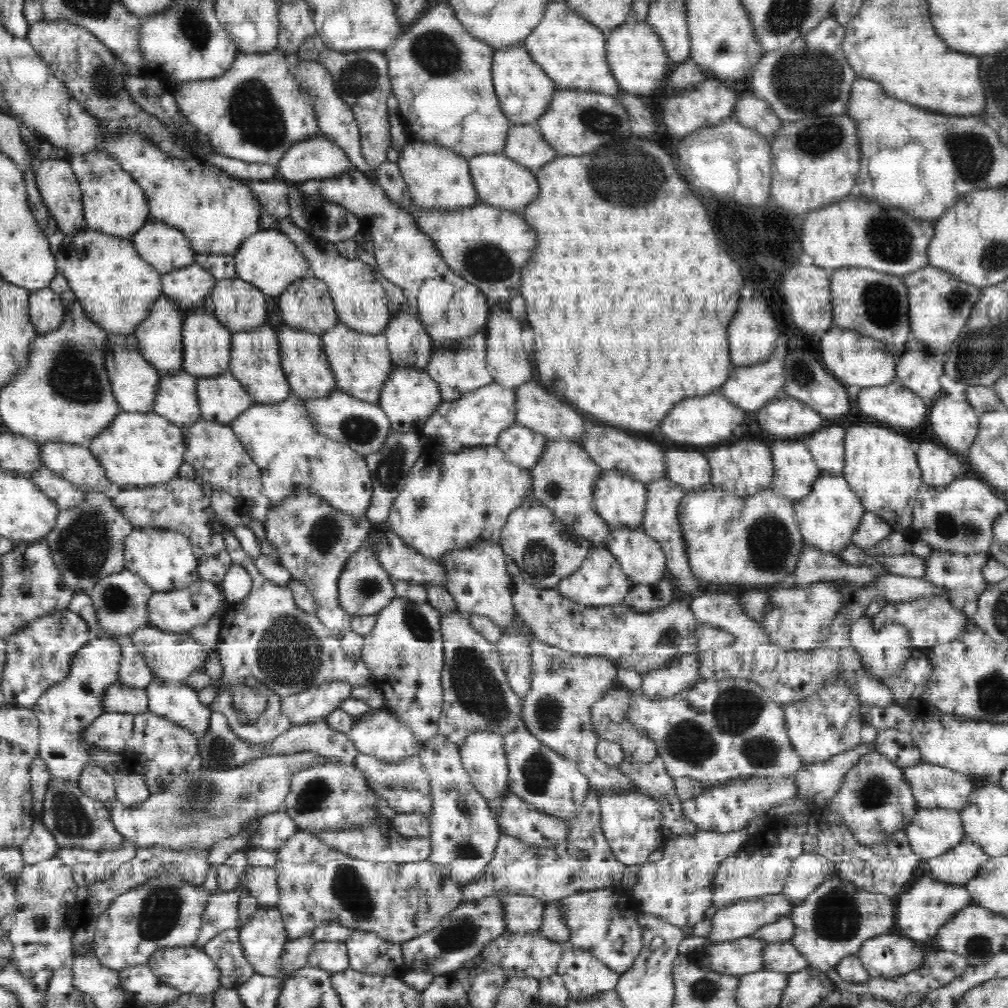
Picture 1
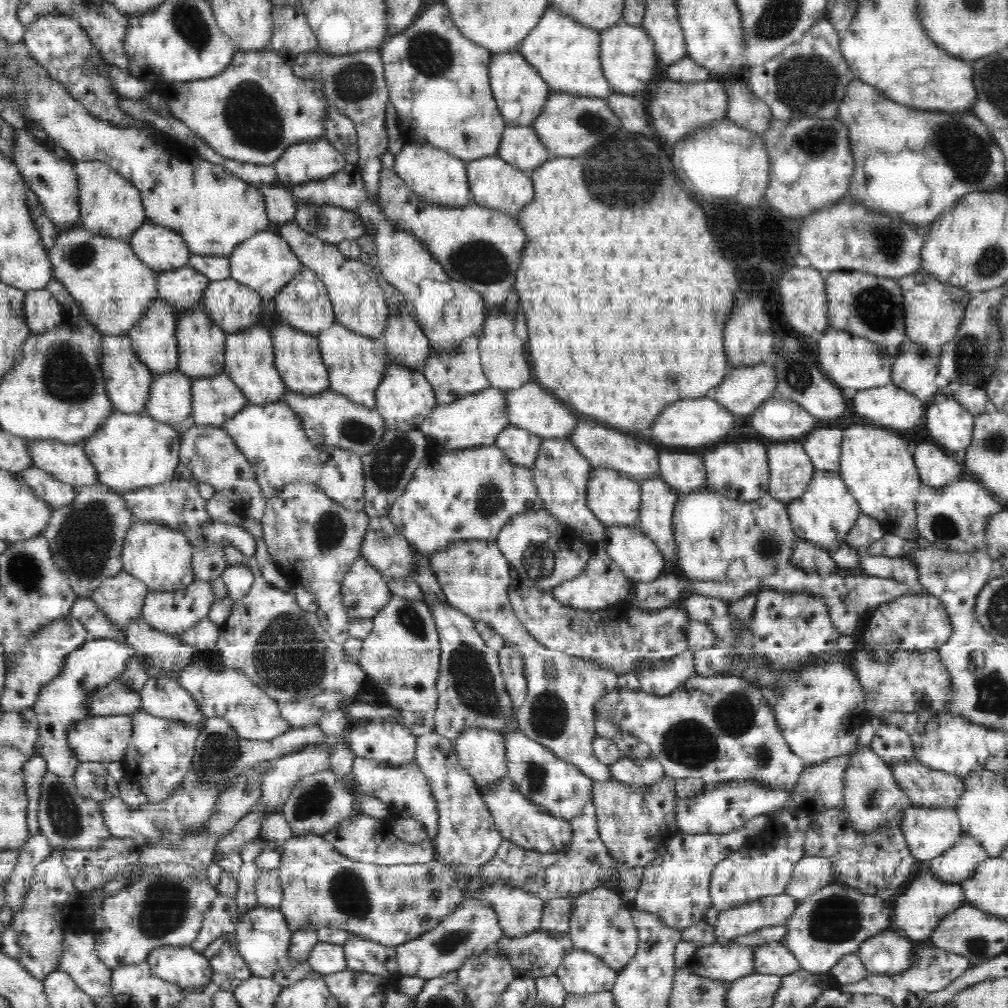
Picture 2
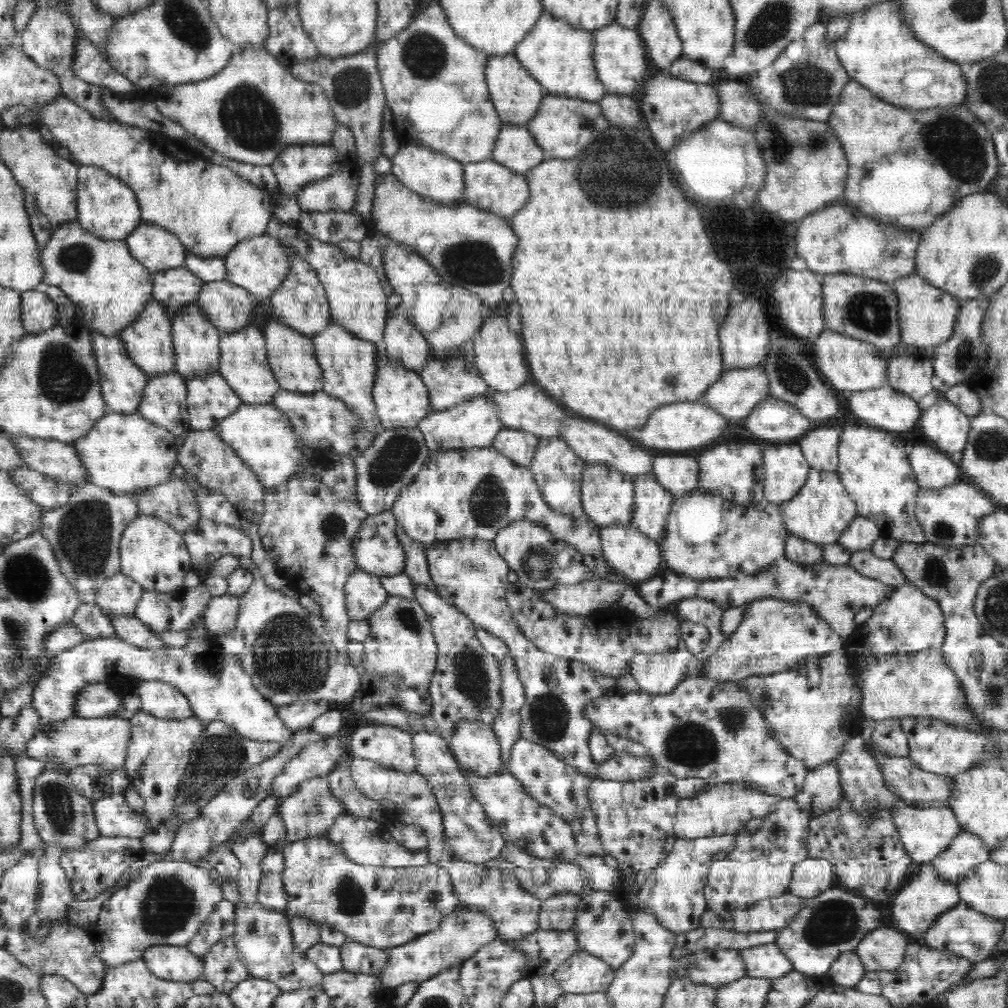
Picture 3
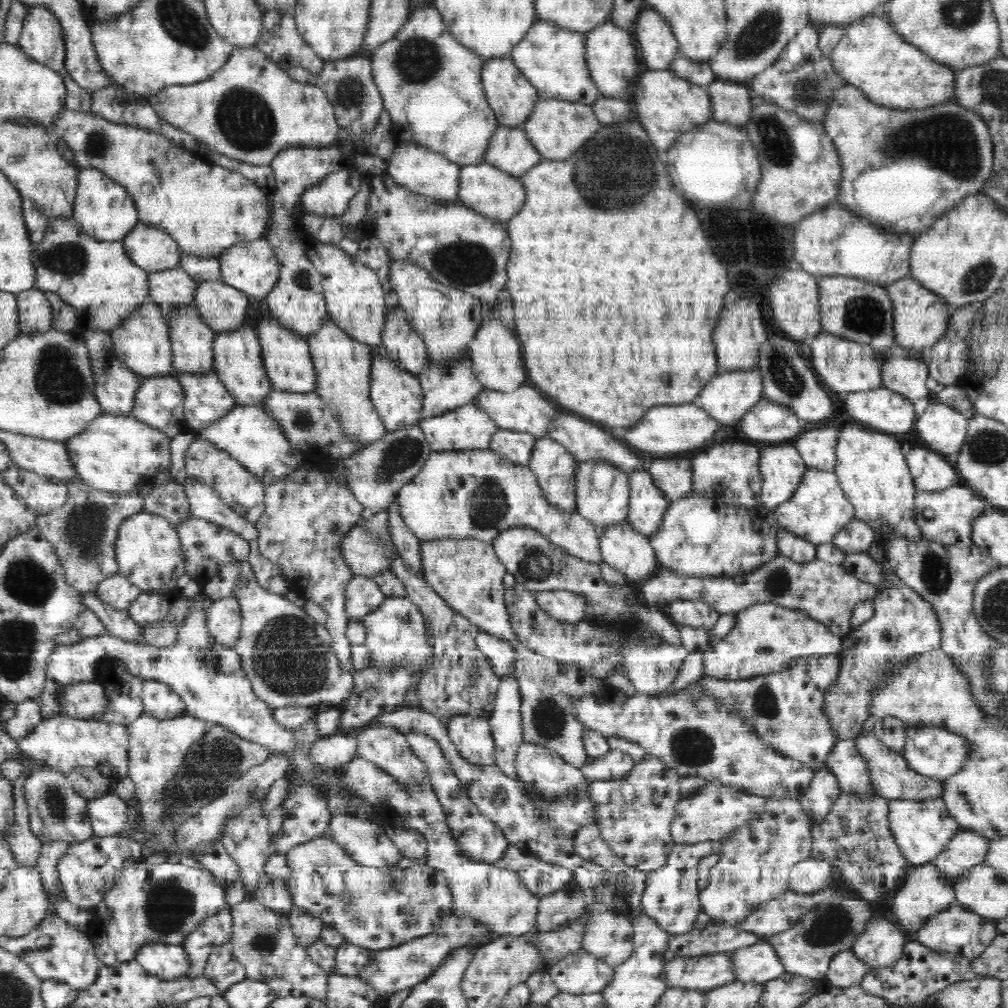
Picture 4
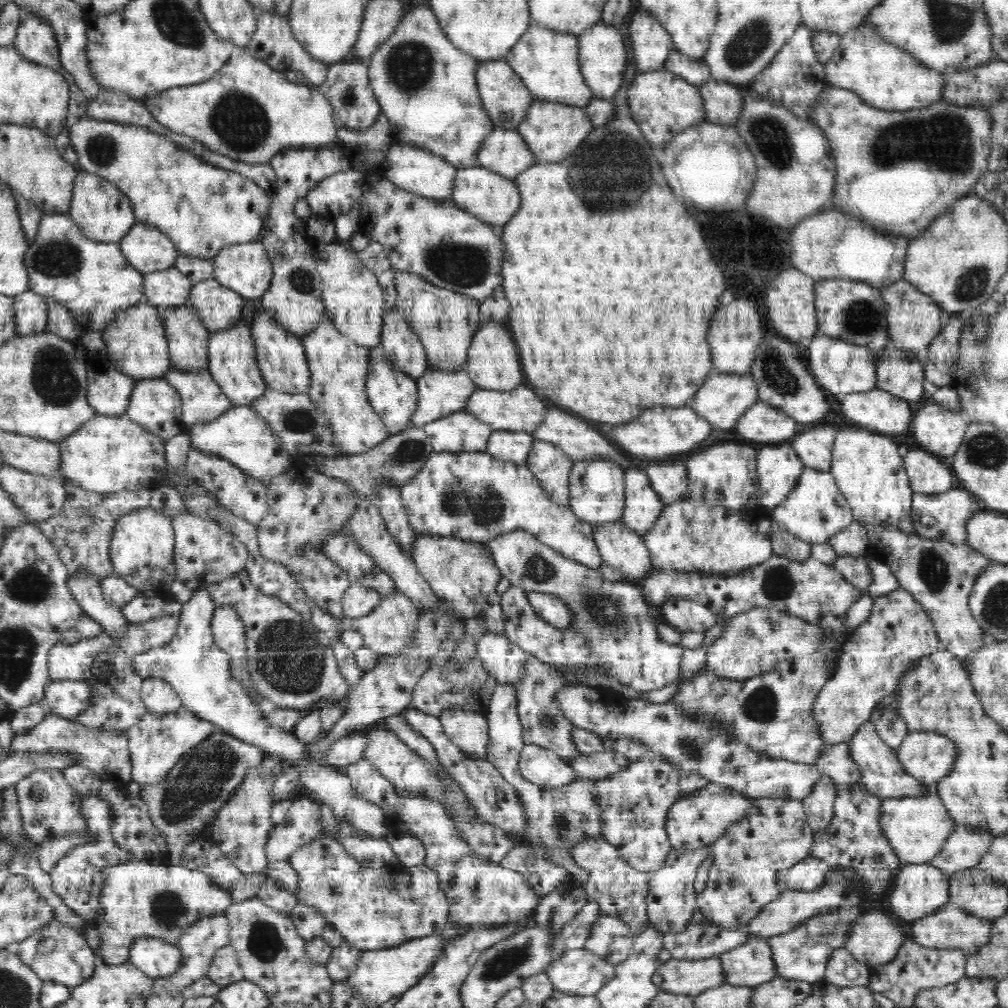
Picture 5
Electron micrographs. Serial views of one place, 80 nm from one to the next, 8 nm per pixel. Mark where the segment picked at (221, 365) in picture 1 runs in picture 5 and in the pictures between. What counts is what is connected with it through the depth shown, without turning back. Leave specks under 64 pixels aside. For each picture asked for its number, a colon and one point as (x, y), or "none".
2: (201, 342)
3: (196, 341)
4: (191, 338)
5: (187, 338)

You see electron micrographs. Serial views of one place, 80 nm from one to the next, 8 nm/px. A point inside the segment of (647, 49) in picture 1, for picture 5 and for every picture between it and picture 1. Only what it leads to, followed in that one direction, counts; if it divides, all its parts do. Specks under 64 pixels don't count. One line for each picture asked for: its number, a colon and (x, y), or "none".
2: (628, 57)
3: (620, 56)
4: (610, 52)
5: (603, 59)

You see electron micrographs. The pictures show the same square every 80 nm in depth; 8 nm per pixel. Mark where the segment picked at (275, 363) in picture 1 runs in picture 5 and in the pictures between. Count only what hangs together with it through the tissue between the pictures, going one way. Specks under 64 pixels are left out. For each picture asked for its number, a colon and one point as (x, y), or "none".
2: (249, 359)
3: (243, 362)
4: (238, 363)
5: (232, 362)

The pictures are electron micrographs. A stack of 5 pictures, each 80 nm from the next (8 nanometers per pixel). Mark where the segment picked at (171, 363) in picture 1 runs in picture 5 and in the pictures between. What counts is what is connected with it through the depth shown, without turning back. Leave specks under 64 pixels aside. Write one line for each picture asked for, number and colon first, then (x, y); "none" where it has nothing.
2: (153, 337)
3: (148, 340)
4: (142, 342)
5: (136, 338)

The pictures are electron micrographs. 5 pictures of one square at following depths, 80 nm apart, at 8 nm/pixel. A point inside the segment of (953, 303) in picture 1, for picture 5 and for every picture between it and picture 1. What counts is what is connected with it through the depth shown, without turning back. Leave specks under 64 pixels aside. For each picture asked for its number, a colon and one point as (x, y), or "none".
2: (933, 311)
3: (927, 315)
4: (920, 317)
5: (913, 319)

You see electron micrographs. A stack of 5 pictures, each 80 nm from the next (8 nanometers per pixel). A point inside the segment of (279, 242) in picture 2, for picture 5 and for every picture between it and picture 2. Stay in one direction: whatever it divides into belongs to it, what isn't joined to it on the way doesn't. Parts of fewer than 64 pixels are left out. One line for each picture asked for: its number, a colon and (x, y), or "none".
3: (260, 264)
4: (251, 267)
5: (244, 268)

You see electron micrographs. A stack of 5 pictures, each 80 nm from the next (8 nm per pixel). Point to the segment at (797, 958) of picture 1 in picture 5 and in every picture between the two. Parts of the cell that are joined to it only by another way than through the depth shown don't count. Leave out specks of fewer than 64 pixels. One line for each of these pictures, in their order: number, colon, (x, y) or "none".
2: (774, 958)
3: (766, 960)
4: (759, 963)
5: (750, 964)

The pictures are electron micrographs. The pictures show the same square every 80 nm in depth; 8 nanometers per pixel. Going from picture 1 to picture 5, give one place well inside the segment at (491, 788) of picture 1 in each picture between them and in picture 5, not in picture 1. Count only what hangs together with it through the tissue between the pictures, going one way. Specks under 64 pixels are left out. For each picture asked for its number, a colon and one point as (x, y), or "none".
2: (481, 752)
3: (475, 746)
4: (472, 736)
5: (468, 730)

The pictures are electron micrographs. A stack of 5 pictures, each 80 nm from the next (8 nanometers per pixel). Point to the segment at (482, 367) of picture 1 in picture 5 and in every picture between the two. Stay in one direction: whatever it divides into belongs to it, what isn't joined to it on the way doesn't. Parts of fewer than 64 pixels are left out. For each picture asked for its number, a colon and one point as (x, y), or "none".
2: (452, 376)
3: (449, 381)
4: (444, 389)
5: (439, 394)

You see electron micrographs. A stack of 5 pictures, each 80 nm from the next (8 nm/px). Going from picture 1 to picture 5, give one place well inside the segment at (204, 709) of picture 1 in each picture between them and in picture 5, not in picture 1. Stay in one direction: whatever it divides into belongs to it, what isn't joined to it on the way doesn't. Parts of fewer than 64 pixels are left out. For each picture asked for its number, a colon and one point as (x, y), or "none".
2: (164, 698)
3: (162, 700)
4: (158, 699)
5: (159, 697)

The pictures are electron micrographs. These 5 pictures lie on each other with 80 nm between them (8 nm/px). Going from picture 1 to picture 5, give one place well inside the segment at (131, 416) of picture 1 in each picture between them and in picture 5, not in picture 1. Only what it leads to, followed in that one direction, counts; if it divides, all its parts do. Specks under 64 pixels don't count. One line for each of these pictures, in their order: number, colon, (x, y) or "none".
2: (129, 451)
3: (124, 453)
4: (115, 453)
5: (108, 454)

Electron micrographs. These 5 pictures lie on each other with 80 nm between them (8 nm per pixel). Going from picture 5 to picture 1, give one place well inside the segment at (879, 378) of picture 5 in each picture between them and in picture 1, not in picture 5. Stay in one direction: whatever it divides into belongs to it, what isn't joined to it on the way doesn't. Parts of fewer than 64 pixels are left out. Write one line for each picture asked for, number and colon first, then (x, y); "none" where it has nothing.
1: (920, 372)
2: (914, 373)
3: (907, 374)
4: (907, 376)

